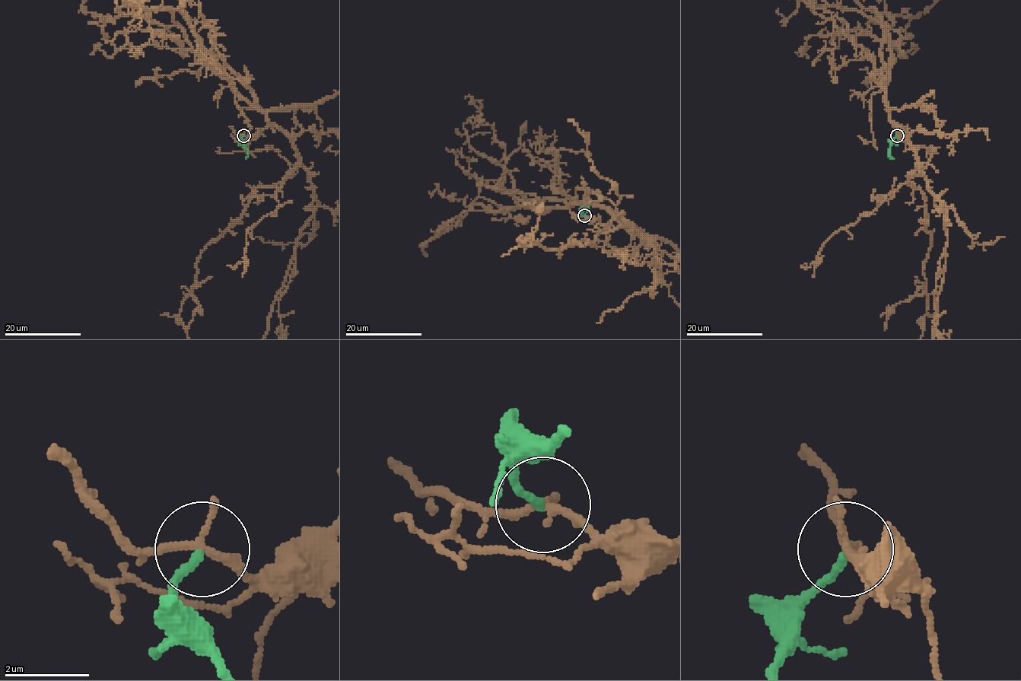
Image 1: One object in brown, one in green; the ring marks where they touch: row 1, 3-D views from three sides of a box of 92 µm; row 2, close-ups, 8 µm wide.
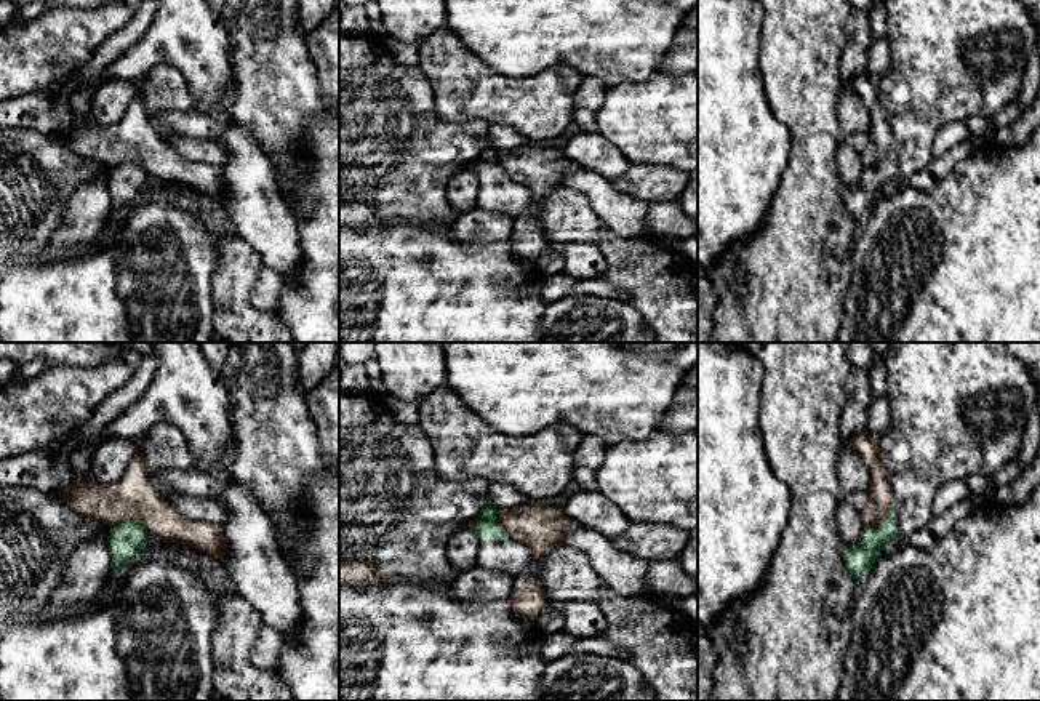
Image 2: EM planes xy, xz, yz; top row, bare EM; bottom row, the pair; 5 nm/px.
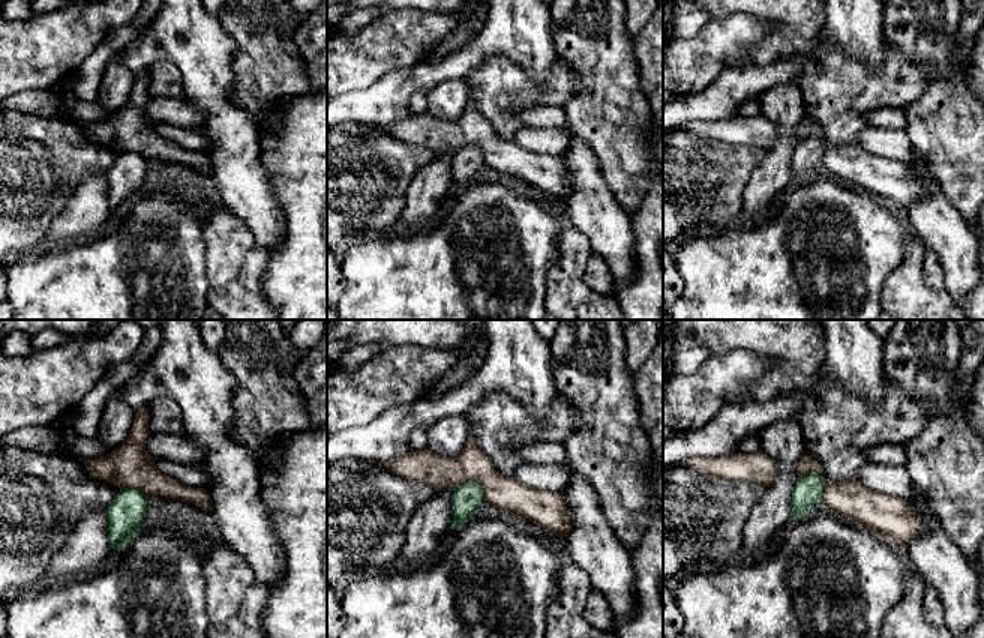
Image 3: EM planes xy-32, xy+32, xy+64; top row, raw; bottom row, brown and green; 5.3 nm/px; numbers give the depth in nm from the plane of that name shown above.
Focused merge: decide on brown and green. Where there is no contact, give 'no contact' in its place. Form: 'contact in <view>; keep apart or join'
contact in xy; keep apart

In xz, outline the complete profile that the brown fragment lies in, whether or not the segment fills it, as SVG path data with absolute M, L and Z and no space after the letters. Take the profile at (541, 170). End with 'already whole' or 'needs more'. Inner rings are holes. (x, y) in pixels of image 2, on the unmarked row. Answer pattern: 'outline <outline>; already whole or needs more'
outline M531 146L522 154L515 150L498 150L499 166L509 179L525 186L536 198L563 187L563 179L574 163L562 150L546 146Z; already whole

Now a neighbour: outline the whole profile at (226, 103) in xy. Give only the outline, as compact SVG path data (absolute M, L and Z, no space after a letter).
M237 80L227 88L222 98L216 102L216 109L219 112L230 112L235 101L238 98L238 85Z

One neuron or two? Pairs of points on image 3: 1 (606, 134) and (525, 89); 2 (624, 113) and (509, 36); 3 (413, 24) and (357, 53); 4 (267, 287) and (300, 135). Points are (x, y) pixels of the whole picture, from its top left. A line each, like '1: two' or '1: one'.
1: two
2: two
3: one
4: one

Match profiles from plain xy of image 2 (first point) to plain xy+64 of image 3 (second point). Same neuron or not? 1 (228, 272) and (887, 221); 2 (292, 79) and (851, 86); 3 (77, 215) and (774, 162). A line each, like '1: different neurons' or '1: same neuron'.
1: different neurons
2: different neurons
3: same neuron

